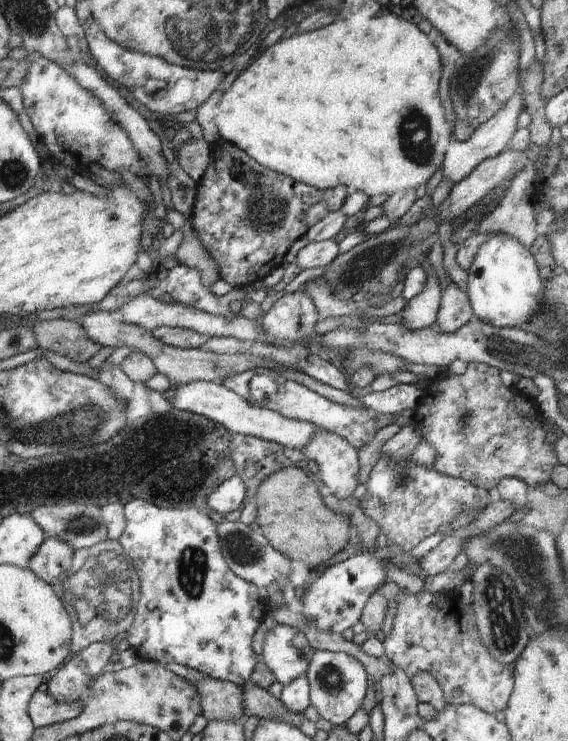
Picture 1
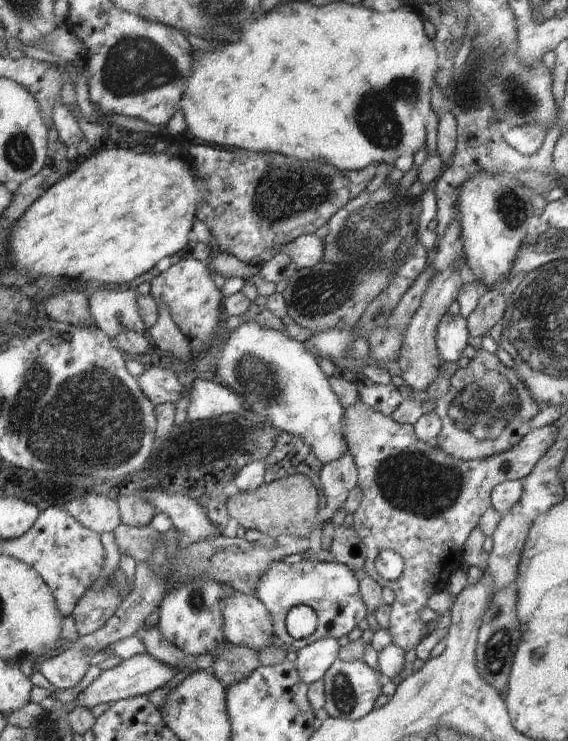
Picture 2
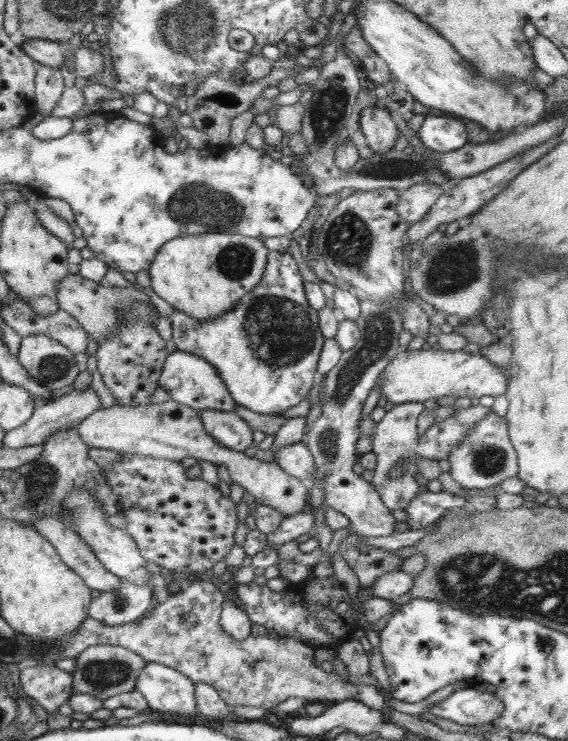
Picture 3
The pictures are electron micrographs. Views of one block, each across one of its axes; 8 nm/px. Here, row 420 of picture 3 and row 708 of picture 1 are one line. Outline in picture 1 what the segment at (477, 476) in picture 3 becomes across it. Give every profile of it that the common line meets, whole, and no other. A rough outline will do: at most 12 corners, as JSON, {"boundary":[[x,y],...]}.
{"boundary":[[459,595],[396,602],[385,655],[439,682],[448,705],[506,710],[512,667],[482,644]]}

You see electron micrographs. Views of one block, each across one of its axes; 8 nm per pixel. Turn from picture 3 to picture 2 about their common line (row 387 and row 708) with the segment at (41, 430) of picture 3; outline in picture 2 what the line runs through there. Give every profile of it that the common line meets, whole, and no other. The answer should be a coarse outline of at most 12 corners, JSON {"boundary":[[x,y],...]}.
{"boundary":[[148,653],[102,671],[76,707],[147,695],[179,671]]}

